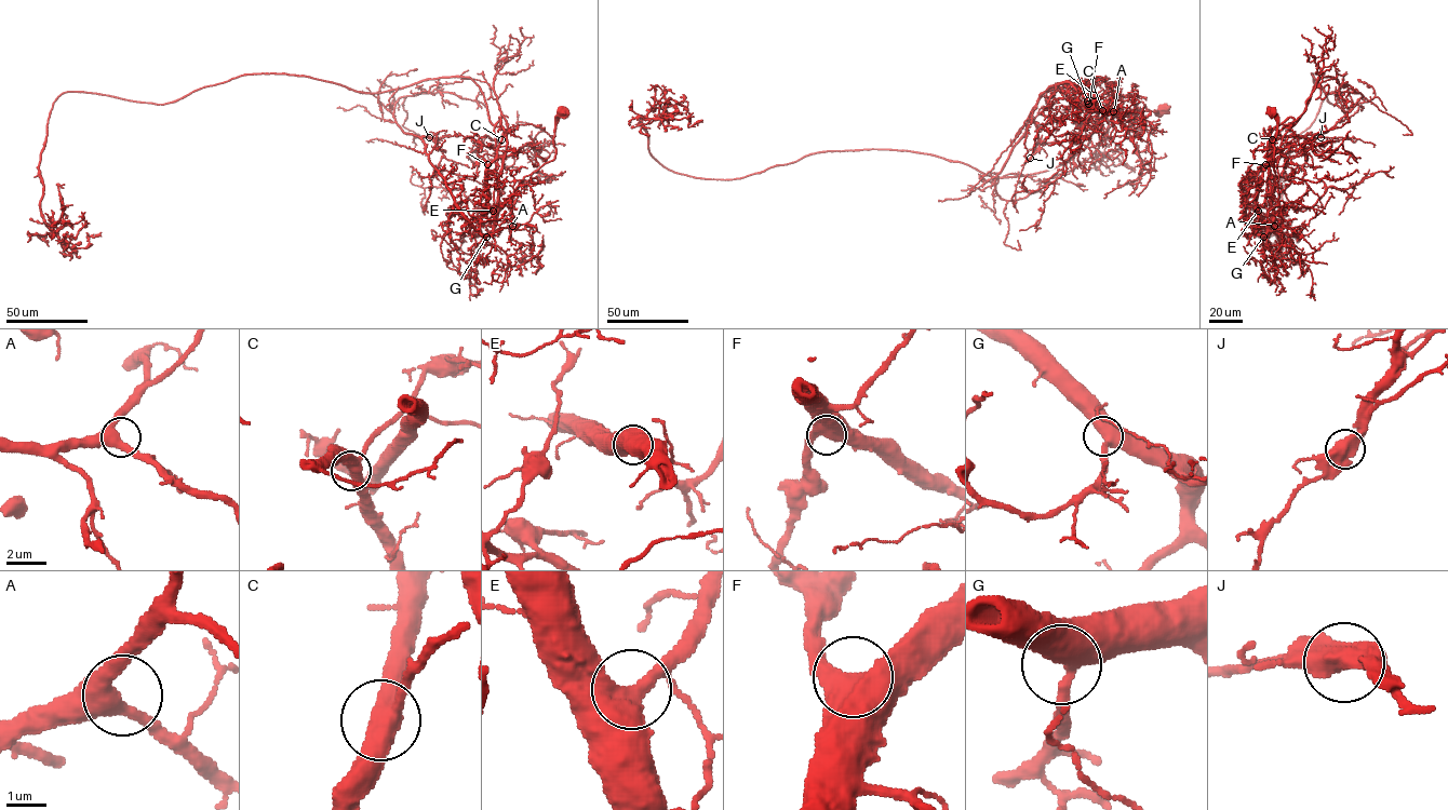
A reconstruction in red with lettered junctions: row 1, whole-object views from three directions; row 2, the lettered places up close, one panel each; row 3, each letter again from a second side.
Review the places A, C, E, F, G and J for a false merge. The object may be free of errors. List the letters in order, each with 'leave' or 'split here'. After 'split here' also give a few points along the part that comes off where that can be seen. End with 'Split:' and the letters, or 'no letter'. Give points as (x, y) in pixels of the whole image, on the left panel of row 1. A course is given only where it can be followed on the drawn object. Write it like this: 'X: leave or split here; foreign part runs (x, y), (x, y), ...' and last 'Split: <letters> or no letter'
A: leave
C: leave
E: leave
F: leave
G: leave
J: split here; foreign part runs (429, 137), (446, 159), (469, 167)
Split: J

